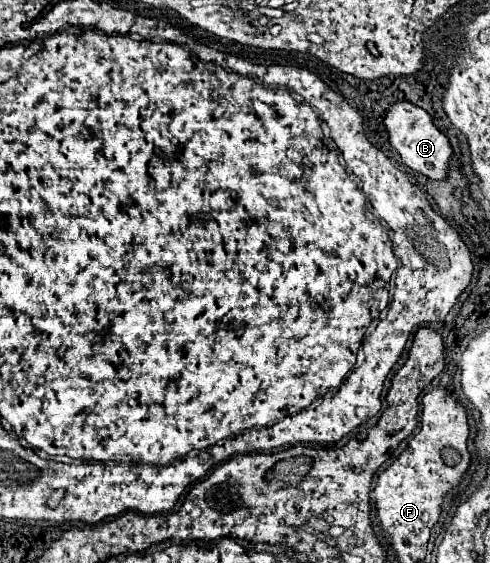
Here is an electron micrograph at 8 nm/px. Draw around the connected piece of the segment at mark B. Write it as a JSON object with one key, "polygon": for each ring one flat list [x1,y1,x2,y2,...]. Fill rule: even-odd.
{"polygon":[[398,101,398,103,390,105,390,109,384,113,384,127,388,131,390,145,398,151,398,155,402,157,402,161,408,167,420,171,422,175,426,175,430,179,446,177,452,147,448,143,448,137,436,129,436,125,432,123,430,115,424,109,420,109,418,105,410,103,410,101]]}

